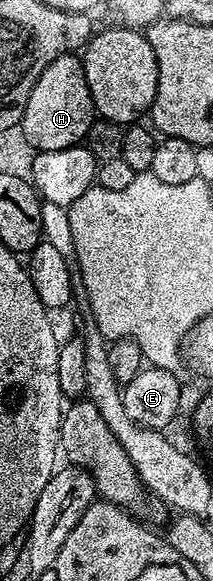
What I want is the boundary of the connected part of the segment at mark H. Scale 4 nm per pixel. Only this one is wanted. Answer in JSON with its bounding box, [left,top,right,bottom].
[19,54,95,151]

